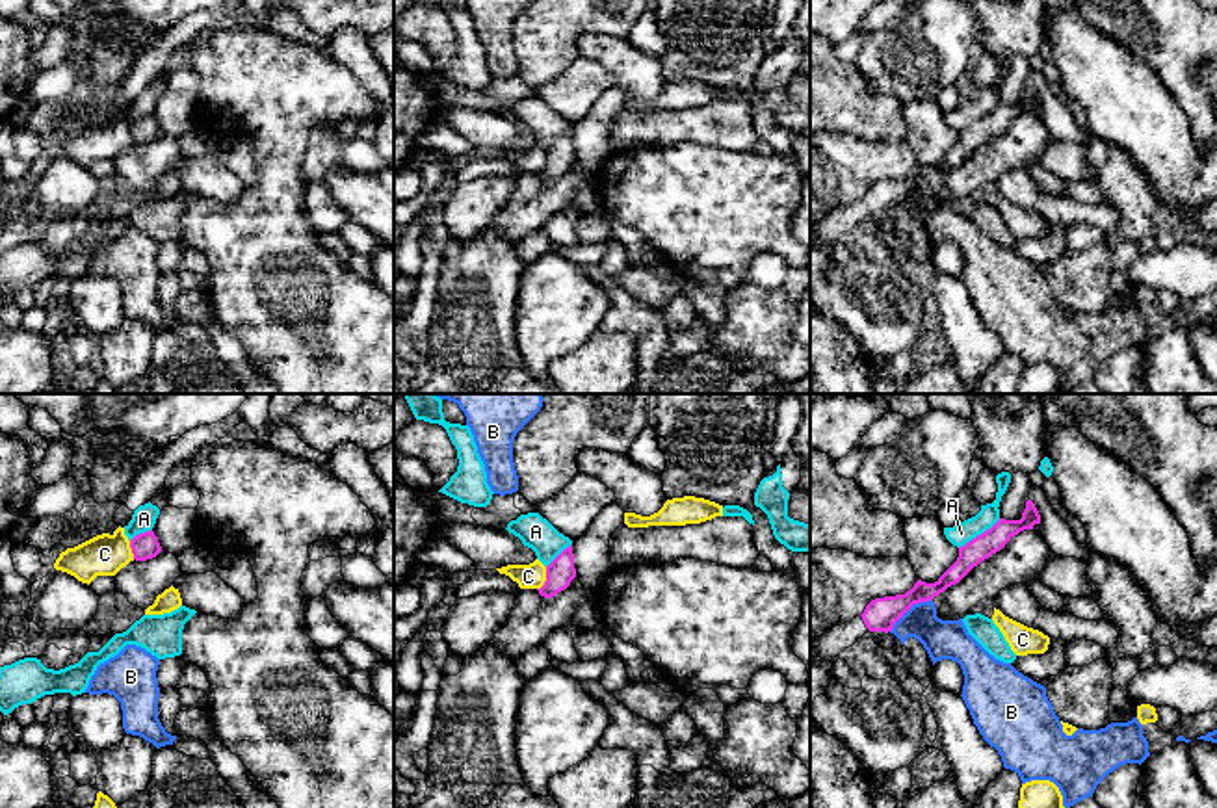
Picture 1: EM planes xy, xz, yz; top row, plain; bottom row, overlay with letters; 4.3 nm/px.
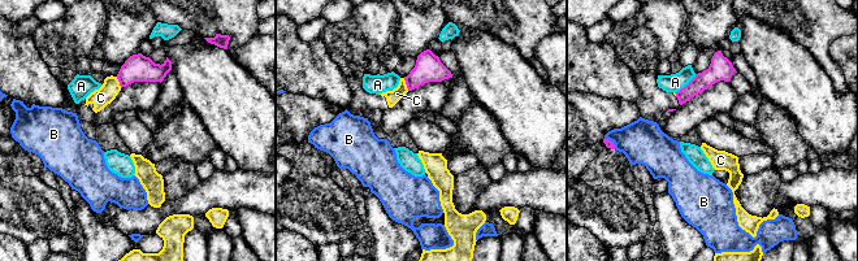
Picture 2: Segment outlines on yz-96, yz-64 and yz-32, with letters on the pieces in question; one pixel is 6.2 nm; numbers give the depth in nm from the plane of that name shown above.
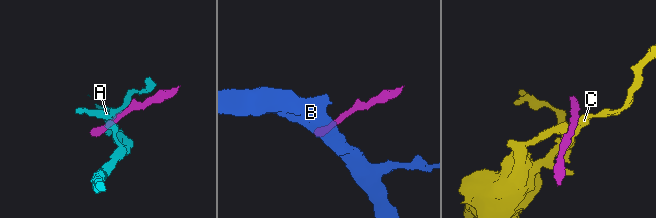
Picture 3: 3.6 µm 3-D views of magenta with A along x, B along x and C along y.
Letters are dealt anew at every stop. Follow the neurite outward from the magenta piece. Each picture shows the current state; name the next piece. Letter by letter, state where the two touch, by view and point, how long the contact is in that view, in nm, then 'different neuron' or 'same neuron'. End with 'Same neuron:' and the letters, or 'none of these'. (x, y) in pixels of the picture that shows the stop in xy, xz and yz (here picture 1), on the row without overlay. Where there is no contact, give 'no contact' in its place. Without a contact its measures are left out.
A: meets magenta in yz at (981, 117); contact 220 nm long; different neuron
B: meets magenta in yz at (909, 192); contact 240 nm long; different neuron
C: meets magenta in xz at (547, 162); contact 110 nm long; different neuron
Same neuron: none of these

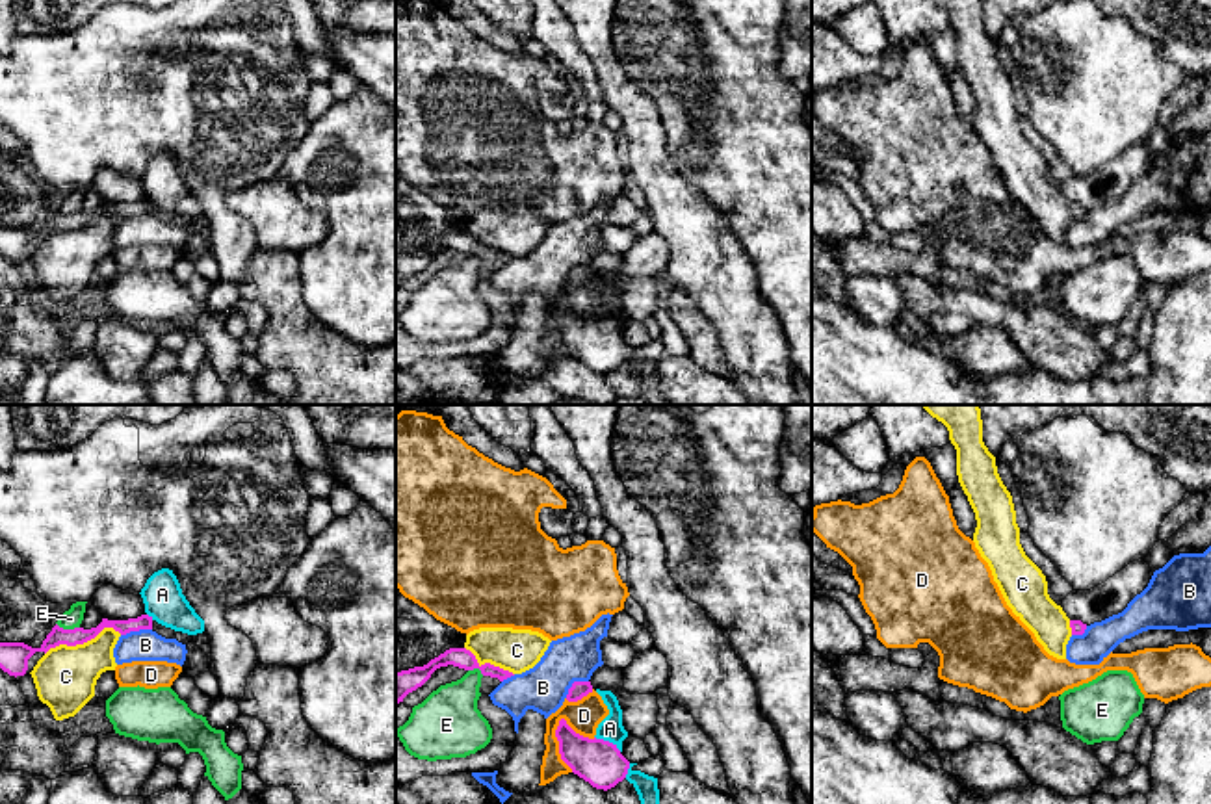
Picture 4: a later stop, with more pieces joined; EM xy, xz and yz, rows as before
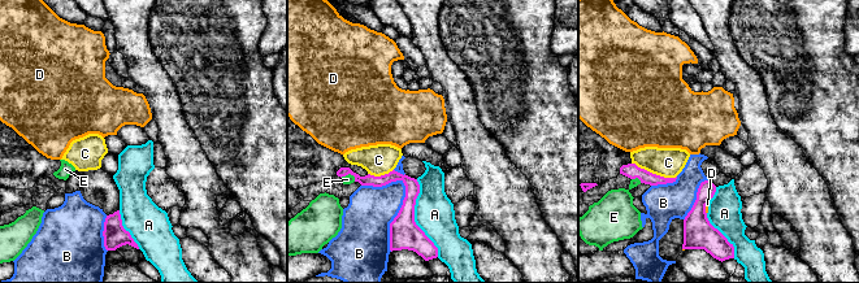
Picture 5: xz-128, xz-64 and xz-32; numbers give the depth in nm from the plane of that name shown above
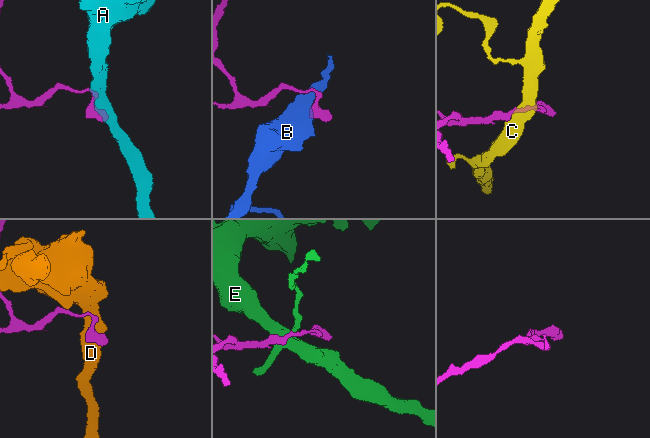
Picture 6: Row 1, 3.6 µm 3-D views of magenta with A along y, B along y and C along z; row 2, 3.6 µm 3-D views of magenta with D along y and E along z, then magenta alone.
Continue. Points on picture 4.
A: meets magenta in xz at (608, 325); contact 140 nm long; different neuron
B: meets magenta in xy at (136, 214); contact 140 nm long; different neuron
C: meets magenta in xy at (82, 227); contact 340 nm long; different neuron
D: meets magenta in xz at (559, 329); contact 240 nm long; different neuron
E: meets magenta in xy at (67, 214); contact 110 nm long; different neuron
Same neuron: none of these

